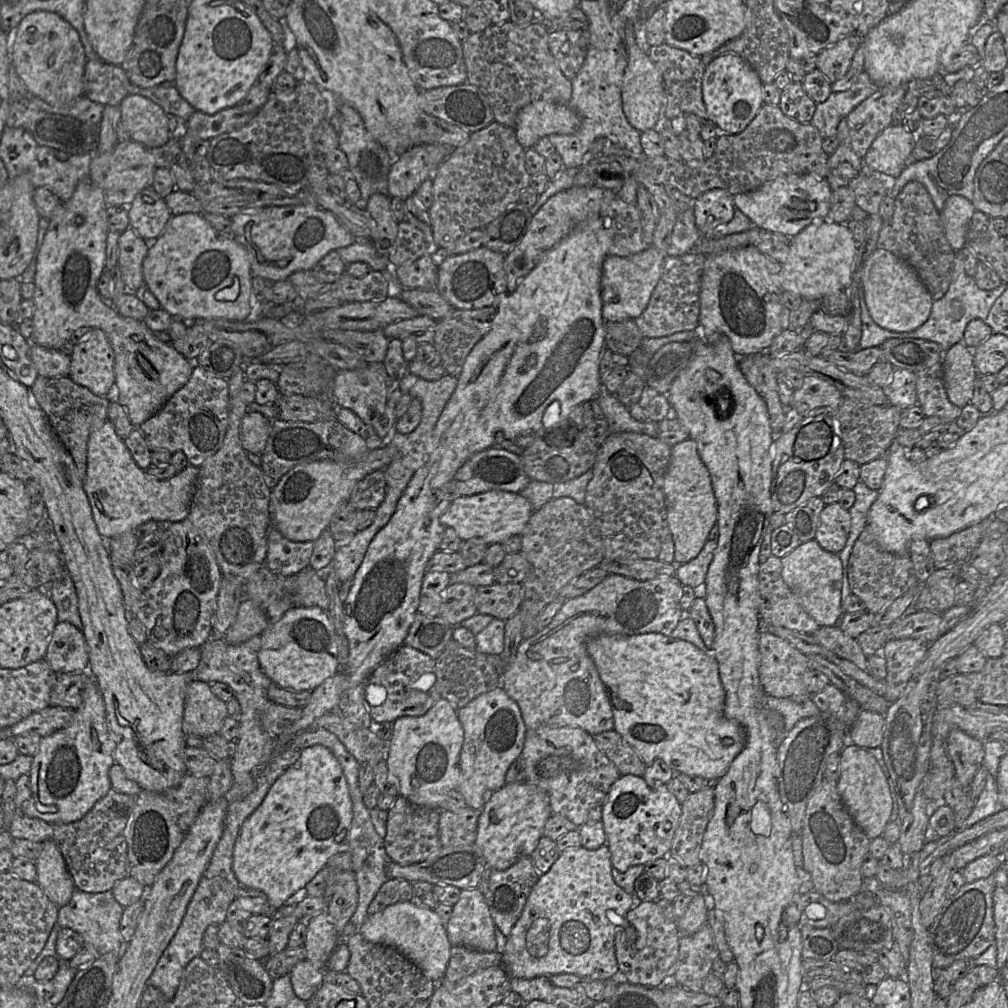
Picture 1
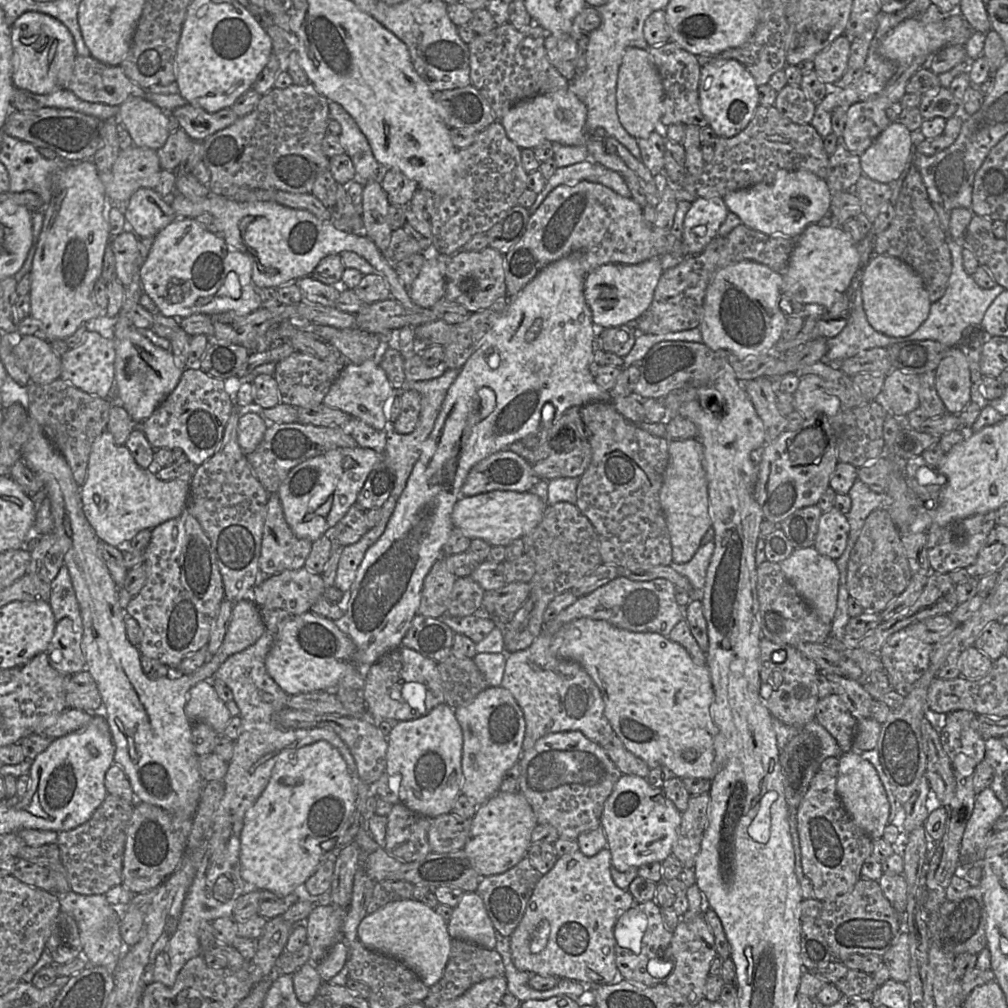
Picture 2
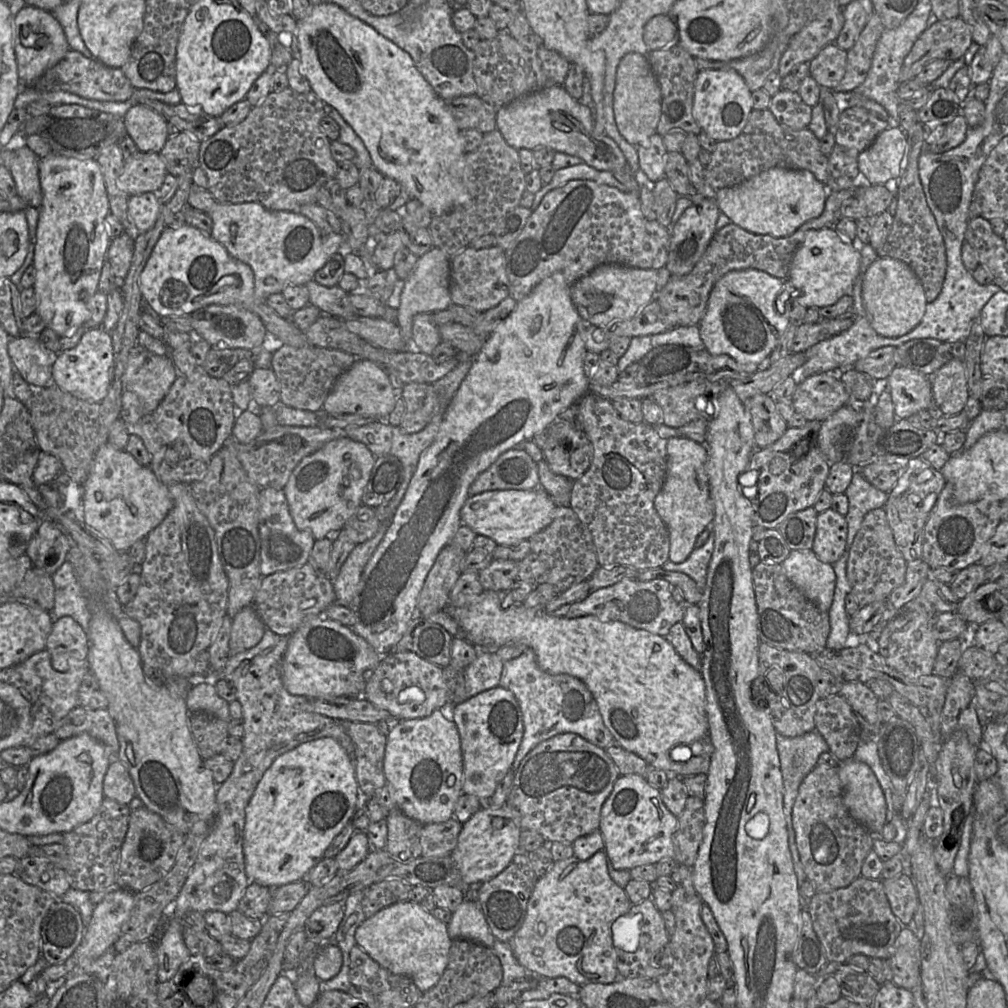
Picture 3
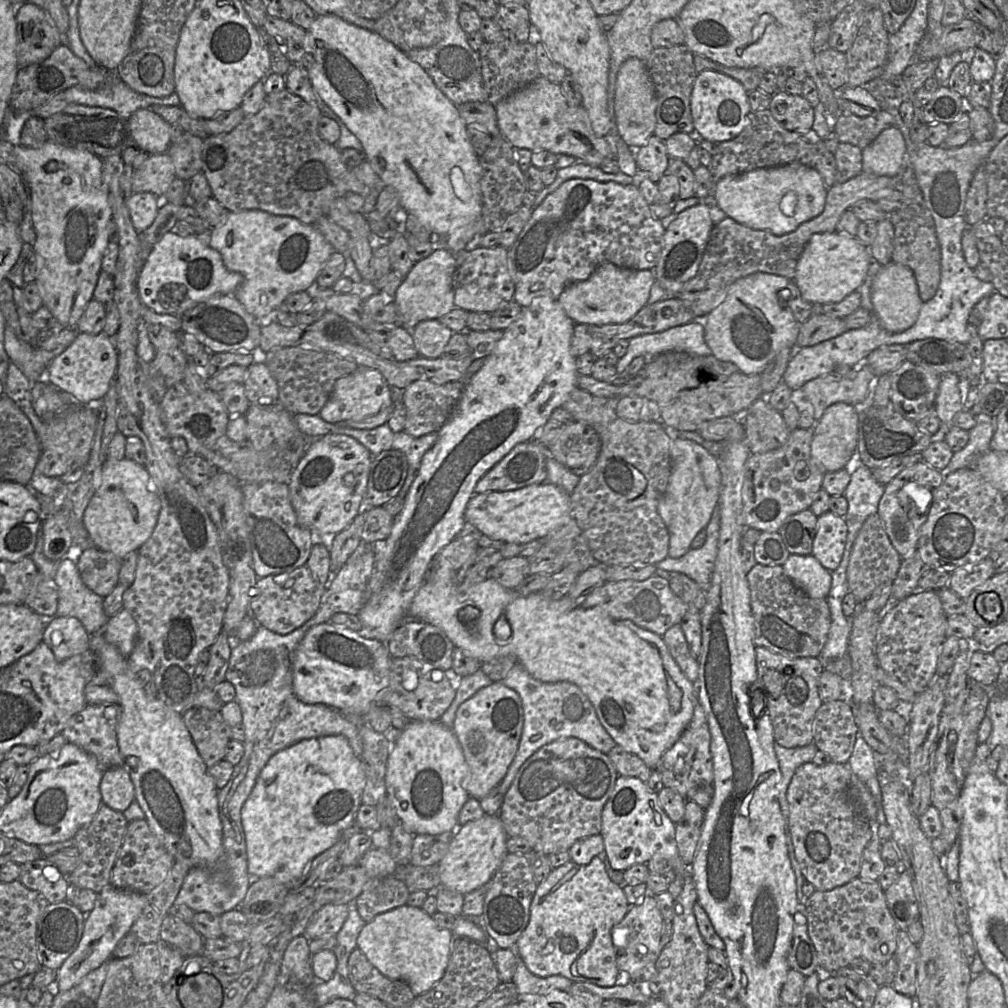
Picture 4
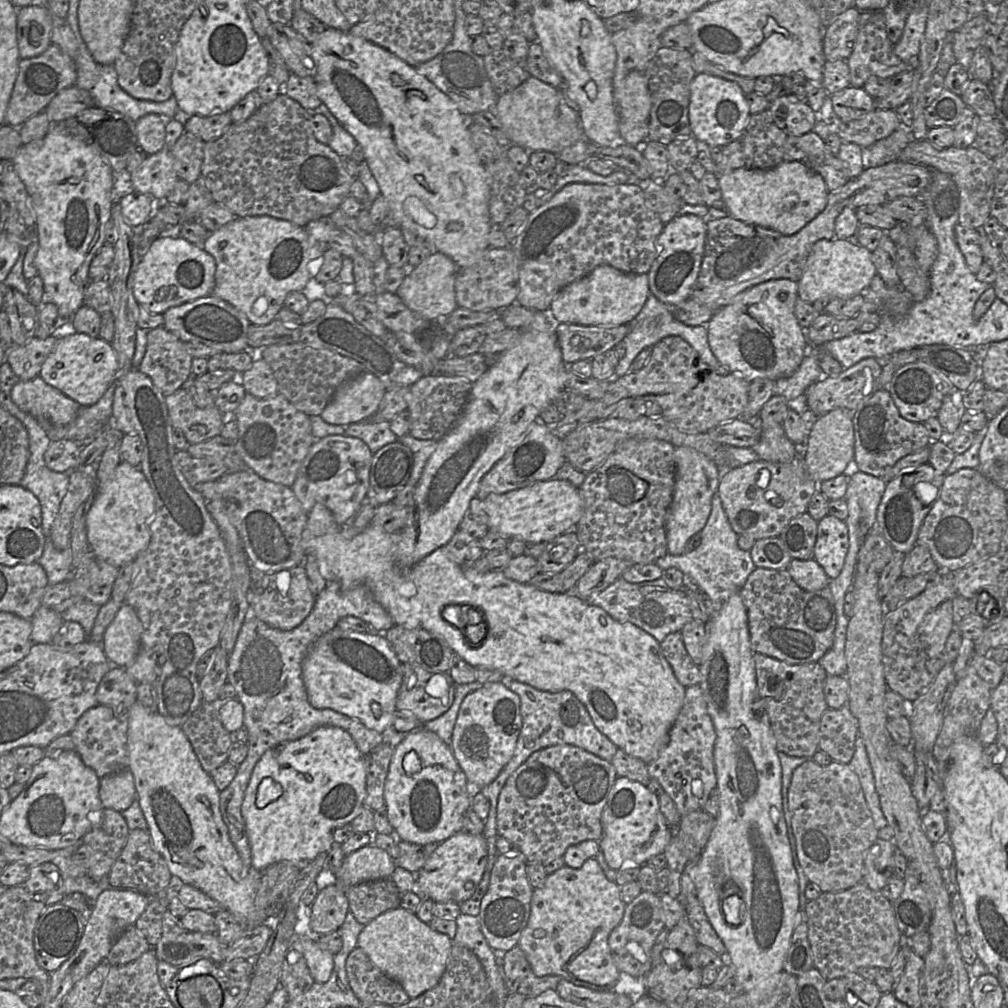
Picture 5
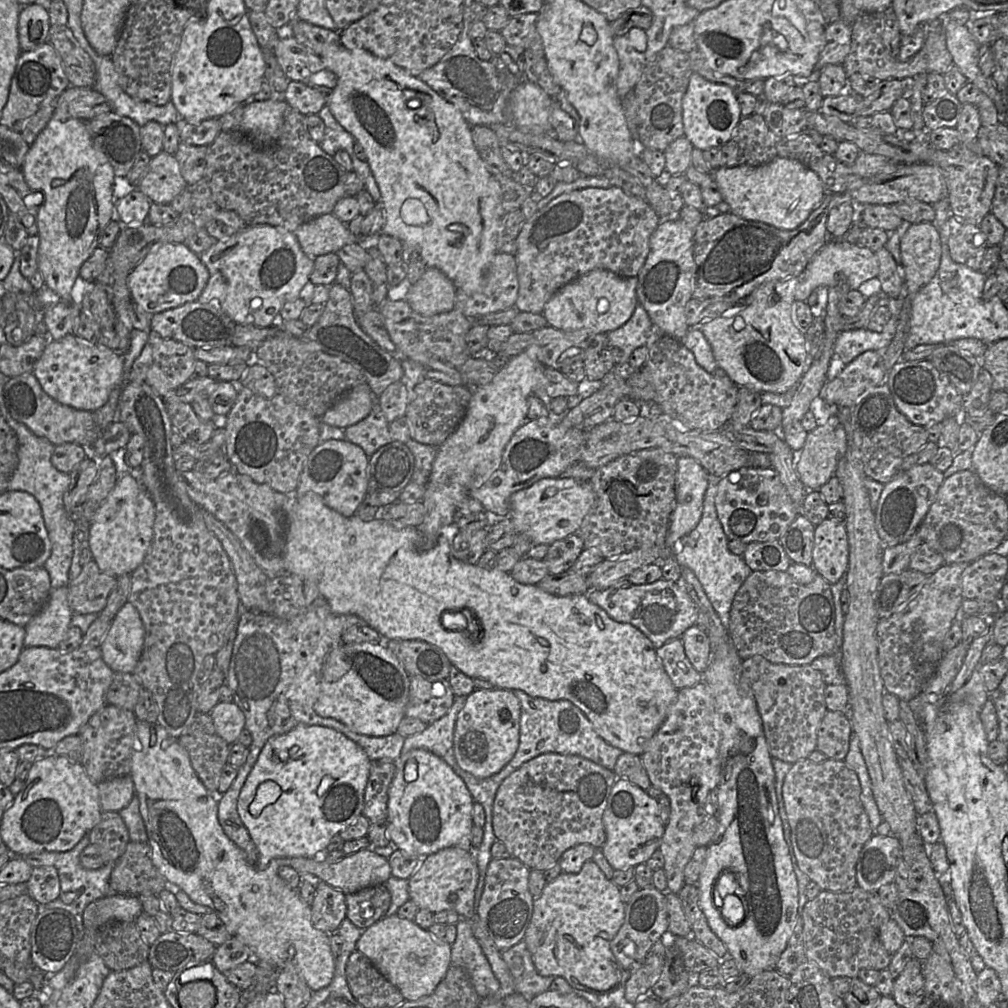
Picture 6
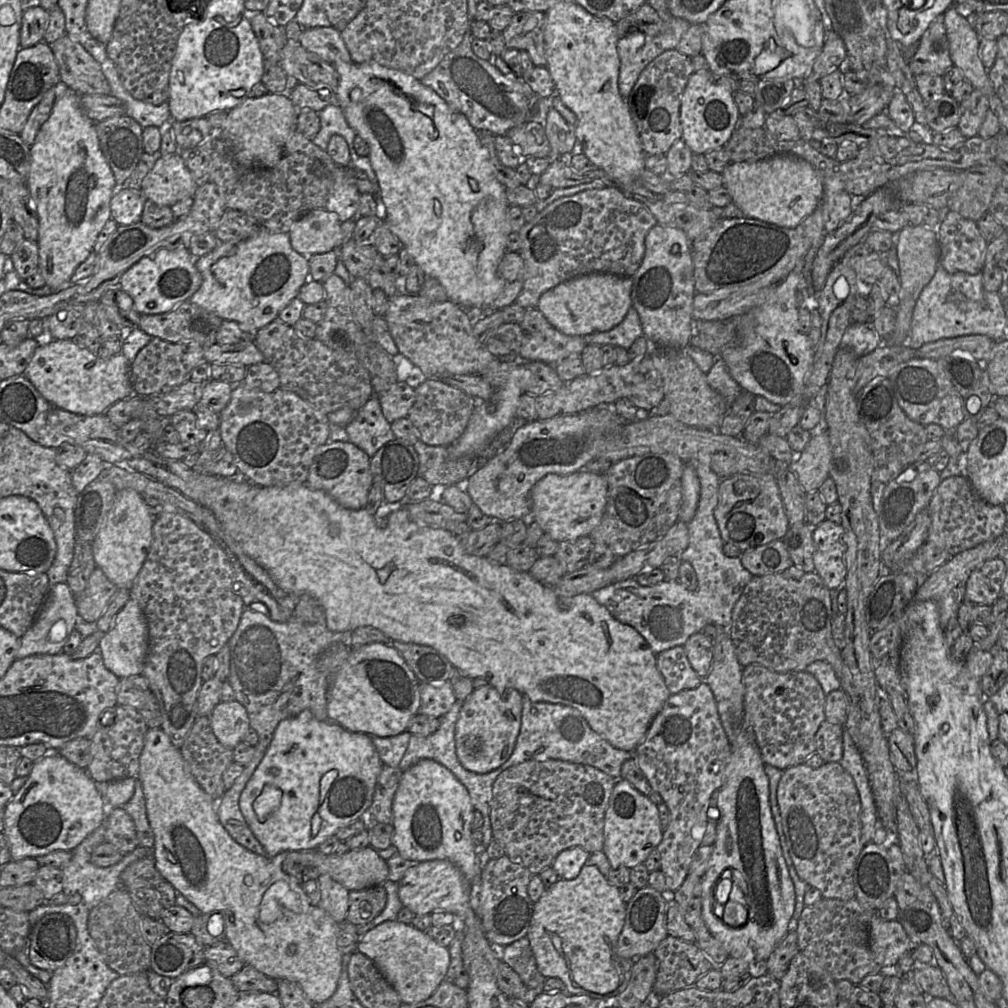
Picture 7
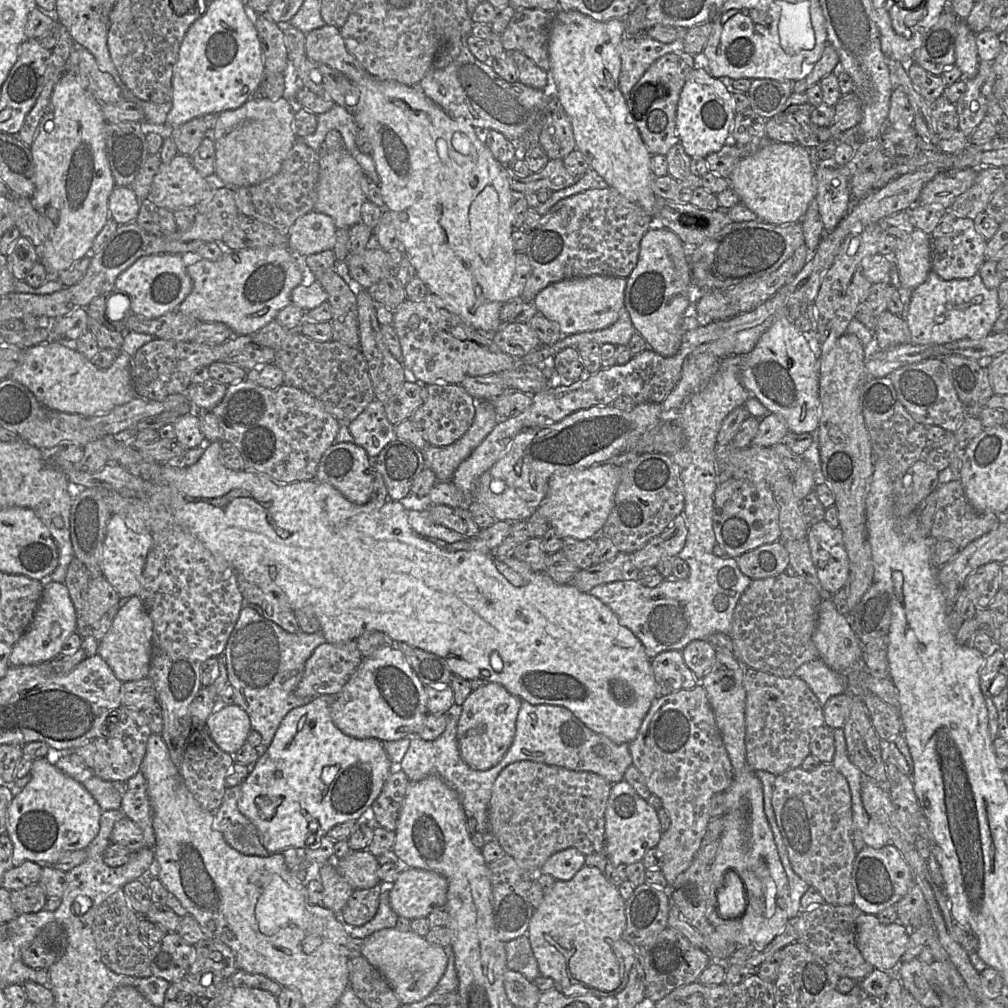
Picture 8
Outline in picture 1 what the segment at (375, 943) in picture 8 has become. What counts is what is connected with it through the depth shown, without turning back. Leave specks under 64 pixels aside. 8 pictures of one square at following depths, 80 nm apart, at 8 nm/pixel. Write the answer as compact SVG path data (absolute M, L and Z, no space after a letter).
M417 900L397 902L384 910L369 915L358 930L369 942L389 945L413 962L425 977L438 983L444 976L451 947L440 916L434 909L421 905Z

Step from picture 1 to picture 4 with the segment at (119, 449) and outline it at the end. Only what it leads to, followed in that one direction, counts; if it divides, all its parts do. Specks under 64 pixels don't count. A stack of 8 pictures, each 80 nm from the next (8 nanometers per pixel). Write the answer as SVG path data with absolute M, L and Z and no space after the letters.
M125 457L120 461L106 460L101 485L85 509L83 524L92 546L123 560L150 538L156 527L160 509L160 499L143 465Z

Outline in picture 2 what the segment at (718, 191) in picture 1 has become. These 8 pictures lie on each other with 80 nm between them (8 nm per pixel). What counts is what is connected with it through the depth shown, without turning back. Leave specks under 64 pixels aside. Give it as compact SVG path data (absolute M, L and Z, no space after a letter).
M723 197L696 198L683 222L683 256L701 253L717 236L728 213Z

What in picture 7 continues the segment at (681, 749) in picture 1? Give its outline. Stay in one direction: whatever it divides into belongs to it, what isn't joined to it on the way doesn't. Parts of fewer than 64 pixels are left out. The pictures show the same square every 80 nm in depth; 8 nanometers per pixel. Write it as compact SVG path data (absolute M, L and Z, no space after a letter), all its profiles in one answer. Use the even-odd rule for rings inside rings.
M240 476L227 479L220 487L203 493L203 506L214 514L224 533L233 538L246 555L262 566L279 588L296 597L309 594L316 598L324 608L326 625L330 631L352 632L359 627L373 627L385 634L390 642L432 647L444 655L462 675L470 679L481 678L496 688L515 689L533 702L558 703L575 708L594 732L617 749L634 752L645 738L653 718L671 695L657 668L656 654L647 641L633 627L616 620L591 594L564 597L559 595L554 587L545 586L535 580L529 572L516 571L506 564L493 563L487 557L467 554L459 537L448 530L418 524L410 518L405 508L393 510L386 519L384 517L390 509L387 509L385 503L372 515L364 508L346 509L326 492L312 490L306 484L261 487ZM454 617L455 624L451 624L449 620Z

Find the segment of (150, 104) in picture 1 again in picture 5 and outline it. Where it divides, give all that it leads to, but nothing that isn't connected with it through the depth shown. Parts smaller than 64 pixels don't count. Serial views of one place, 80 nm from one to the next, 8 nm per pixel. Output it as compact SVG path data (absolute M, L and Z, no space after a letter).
M147 114L135 122L138 147L147 156L165 148L166 121L160 115Z

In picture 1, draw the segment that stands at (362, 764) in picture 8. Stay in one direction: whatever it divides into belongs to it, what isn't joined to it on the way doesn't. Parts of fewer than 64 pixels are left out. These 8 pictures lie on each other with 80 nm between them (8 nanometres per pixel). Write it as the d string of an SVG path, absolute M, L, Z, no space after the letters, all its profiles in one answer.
M314 745L305 748L301 751L300 757L297 759L297 761L277 778L257 809L255 809L253 813L243 822L234 848L232 866L233 872L241 886L250 889L261 890L266 894L272 909L277 910L284 906L287 900L299 889L305 888L307 883L311 881L322 868L326 866L328 860L333 855L338 852L349 851L347 837L341 843L336 842L335 837L343 829L350 829L352 818L352 801L349 787L339 761L336 759L333 753L323 745Z

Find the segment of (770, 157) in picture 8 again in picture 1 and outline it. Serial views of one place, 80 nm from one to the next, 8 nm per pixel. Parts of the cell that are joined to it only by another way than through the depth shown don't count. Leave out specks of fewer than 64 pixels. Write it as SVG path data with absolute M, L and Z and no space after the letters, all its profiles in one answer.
M786 174L755 190L734 195L734 205L751 220L753 226L793 237L811 224L814 218L825 219L831 209L831 193L826 178L810 174Z

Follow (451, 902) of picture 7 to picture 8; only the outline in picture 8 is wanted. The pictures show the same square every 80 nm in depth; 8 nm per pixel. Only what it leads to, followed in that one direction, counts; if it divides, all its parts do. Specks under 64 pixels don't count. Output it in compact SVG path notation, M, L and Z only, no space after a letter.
M402 867L390 886L389 901L393 911L413 920L427 917L447 903L448 882L440 873L419 868Z

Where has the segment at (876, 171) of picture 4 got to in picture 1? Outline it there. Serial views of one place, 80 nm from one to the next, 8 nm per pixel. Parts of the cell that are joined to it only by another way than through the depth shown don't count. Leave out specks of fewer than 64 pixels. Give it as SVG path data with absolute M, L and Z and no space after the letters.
M890 125L874 139L863 157L863 163L896 178L907 166L915 141L914 133L903 125Z

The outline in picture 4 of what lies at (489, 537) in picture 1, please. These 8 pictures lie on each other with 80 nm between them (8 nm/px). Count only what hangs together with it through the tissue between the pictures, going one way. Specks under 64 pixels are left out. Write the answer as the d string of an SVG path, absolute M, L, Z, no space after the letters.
M547 482L510 491L473 494L466 505L464 517L483 535L503 543L521 545L542 539L572 520L570 495Z

